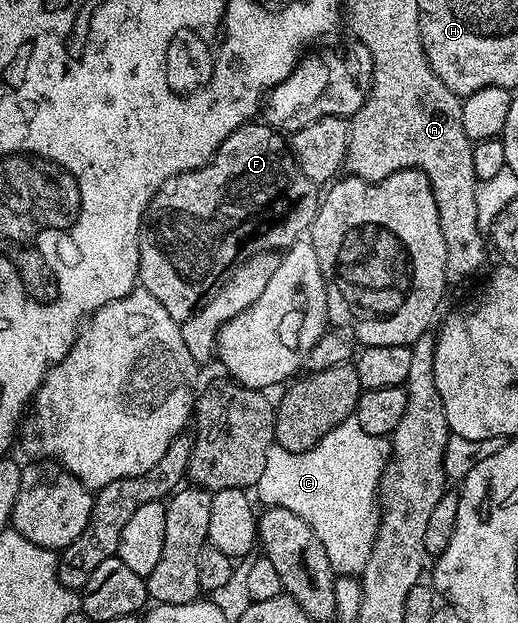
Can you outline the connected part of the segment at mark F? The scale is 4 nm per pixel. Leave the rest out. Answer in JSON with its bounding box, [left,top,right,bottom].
[139,122,318,322]

